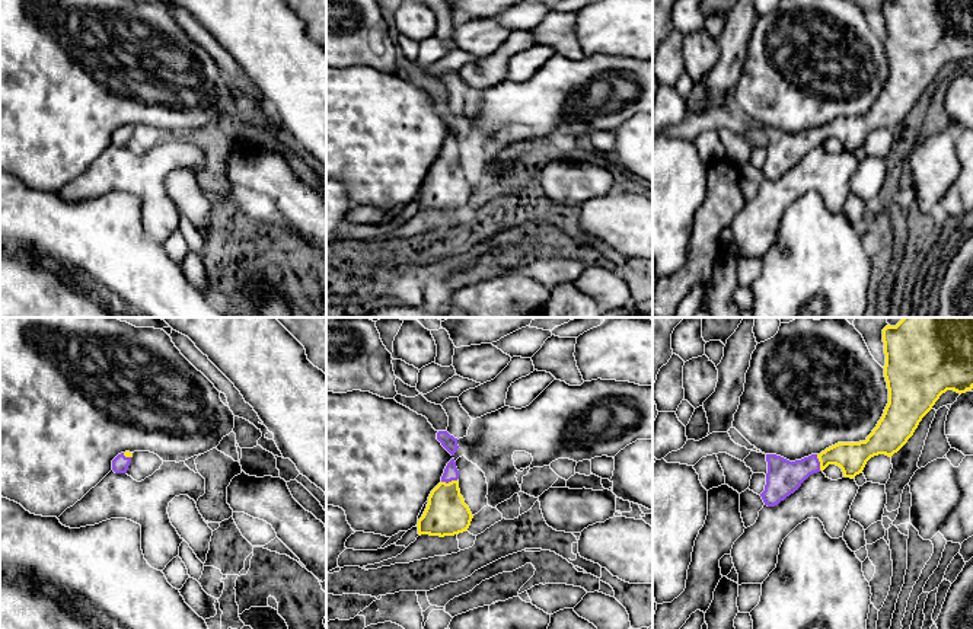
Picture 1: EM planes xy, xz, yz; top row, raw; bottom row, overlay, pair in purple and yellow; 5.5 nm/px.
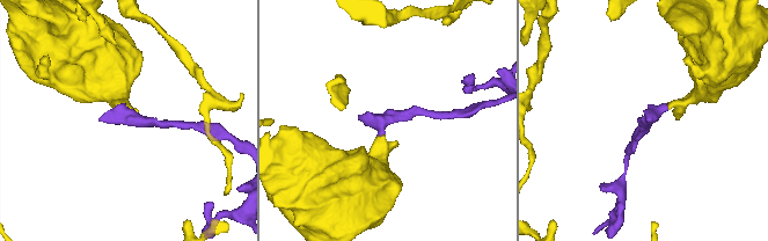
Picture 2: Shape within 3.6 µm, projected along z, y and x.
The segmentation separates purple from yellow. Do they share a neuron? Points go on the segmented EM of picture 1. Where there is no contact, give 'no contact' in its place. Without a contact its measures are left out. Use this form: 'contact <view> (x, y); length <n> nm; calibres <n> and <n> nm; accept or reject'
contact yz (819, 463); length 100 nm; calibres 190 and 170 nm; accept

